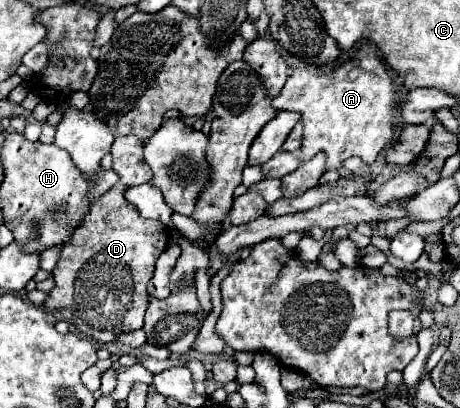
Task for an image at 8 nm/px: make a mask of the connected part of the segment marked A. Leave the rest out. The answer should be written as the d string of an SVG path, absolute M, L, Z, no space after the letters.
M363 40L361 46L353 48L351 58L341 62L337 70L323 72L319 66L307 62L291 68L281 94L271 100L271 106L301 114L301 160L311 160L317 152L325 152L327 168L333 170L337 170L349 156L359 156L365 164L371 164L391 142L399 112L395 110L395 82L369 40Z

